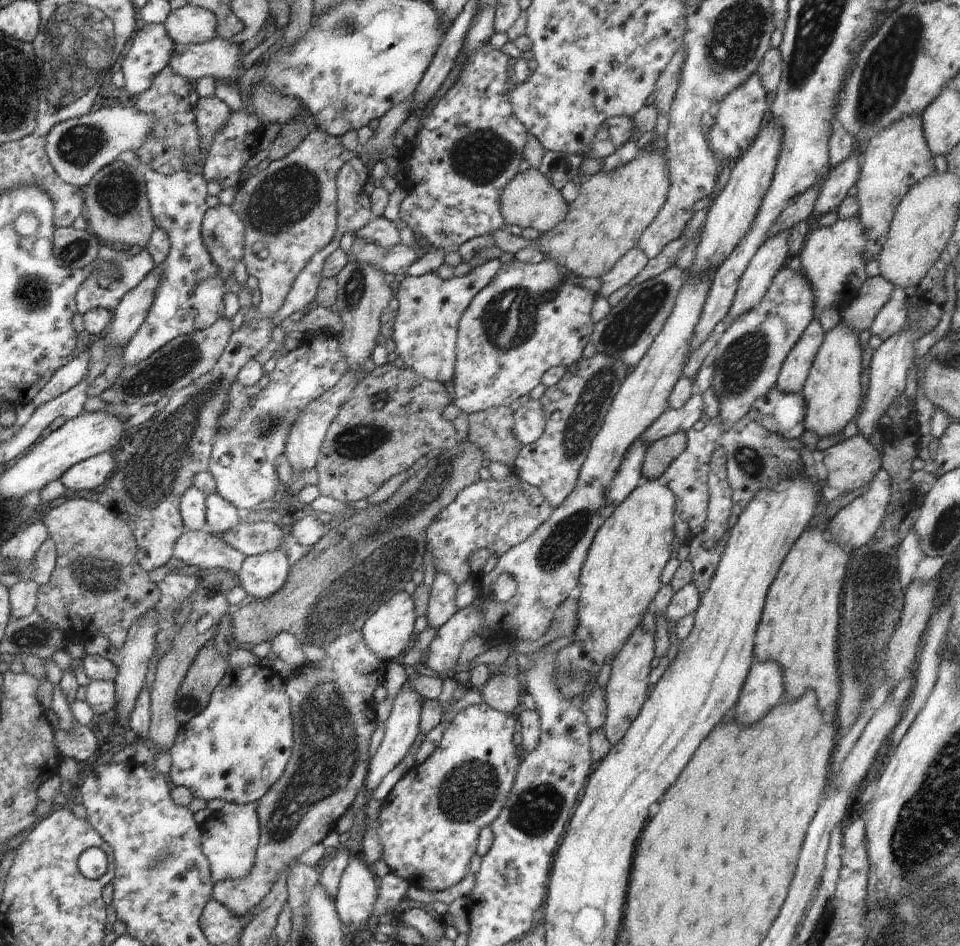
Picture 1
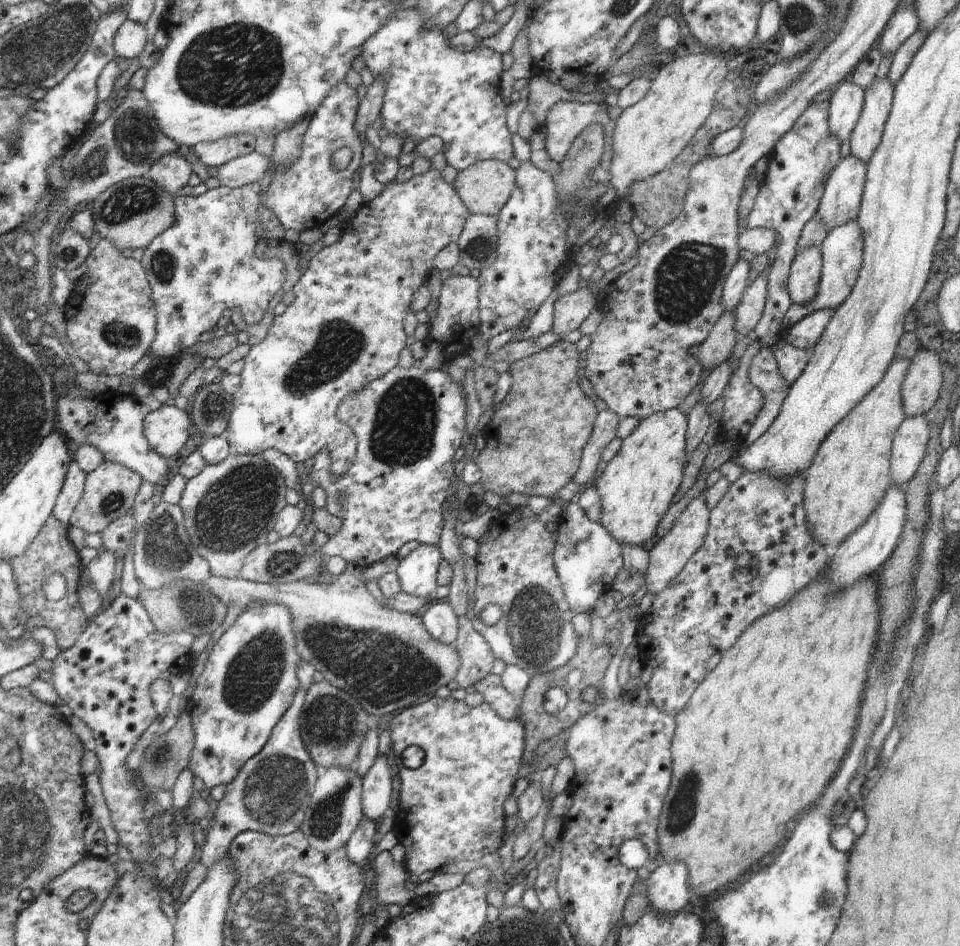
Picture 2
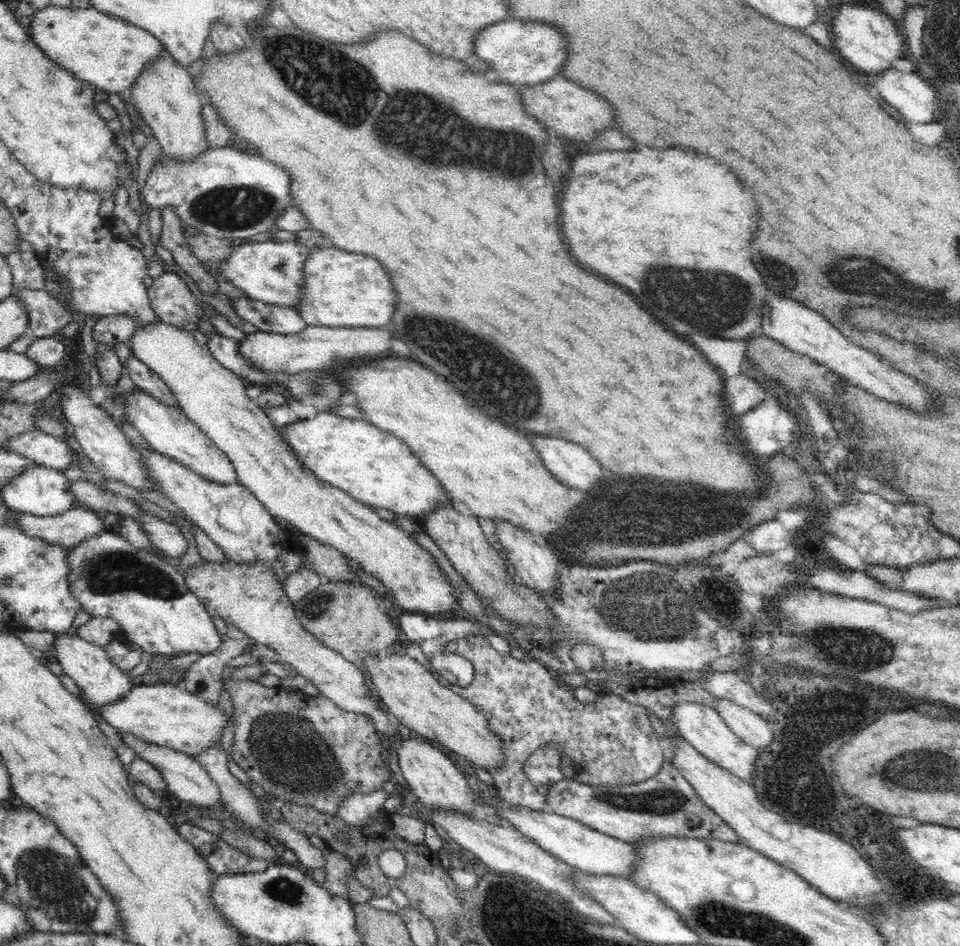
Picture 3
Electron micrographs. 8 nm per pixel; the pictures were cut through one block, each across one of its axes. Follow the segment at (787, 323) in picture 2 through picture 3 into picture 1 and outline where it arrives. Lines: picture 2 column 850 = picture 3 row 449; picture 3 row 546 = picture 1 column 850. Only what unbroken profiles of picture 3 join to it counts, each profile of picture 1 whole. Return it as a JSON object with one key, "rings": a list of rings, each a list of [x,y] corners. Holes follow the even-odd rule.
{"rings":[[[843,320],[825,334],[800,392],[806,407],[803,427],[808,432],[814,432],[818,441],[824,436],[842,432],[857,416],[863,396],[860,380],[864,370],[861,365],[862,355],[863,349],[858,343],[858,334],[844,325]]]}

